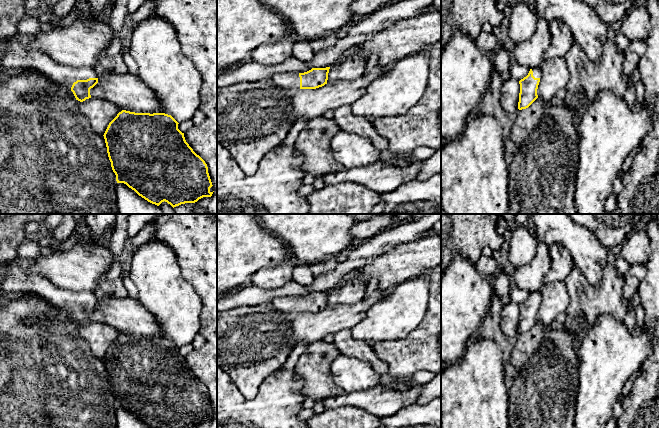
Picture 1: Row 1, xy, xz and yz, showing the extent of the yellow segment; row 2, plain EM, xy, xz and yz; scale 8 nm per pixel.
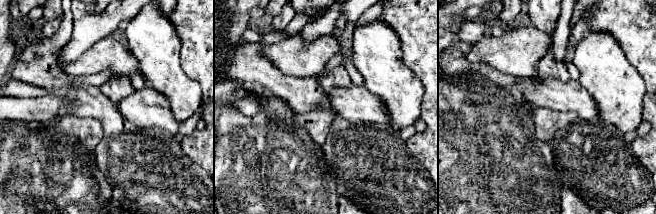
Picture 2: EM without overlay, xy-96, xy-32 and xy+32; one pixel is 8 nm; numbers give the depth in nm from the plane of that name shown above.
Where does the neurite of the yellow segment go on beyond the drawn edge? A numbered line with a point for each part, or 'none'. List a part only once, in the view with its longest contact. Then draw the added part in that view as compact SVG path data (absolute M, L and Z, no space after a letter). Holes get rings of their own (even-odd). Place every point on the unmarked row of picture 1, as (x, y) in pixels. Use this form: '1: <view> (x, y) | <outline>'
1: xy (15, 279) | M18 257L0 266L0 284L7 296L36 295L67 312L71 312L77 304L98 302L93 291L65 290L45 277L30 272L32 264L32 259Z

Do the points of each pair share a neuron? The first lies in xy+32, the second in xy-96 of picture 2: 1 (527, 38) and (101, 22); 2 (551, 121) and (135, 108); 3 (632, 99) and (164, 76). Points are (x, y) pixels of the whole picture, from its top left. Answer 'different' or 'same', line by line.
1: different
2: different
3: same

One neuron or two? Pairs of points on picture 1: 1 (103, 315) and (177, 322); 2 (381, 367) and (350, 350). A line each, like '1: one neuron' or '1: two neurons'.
1: two neurons
2: one neuron

